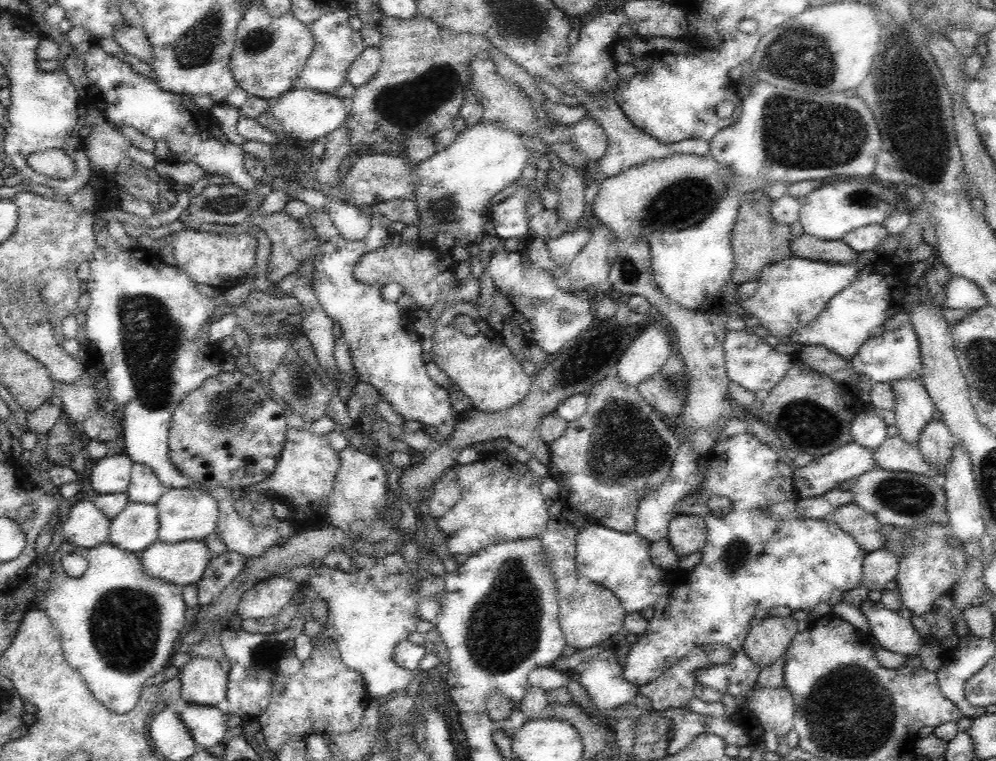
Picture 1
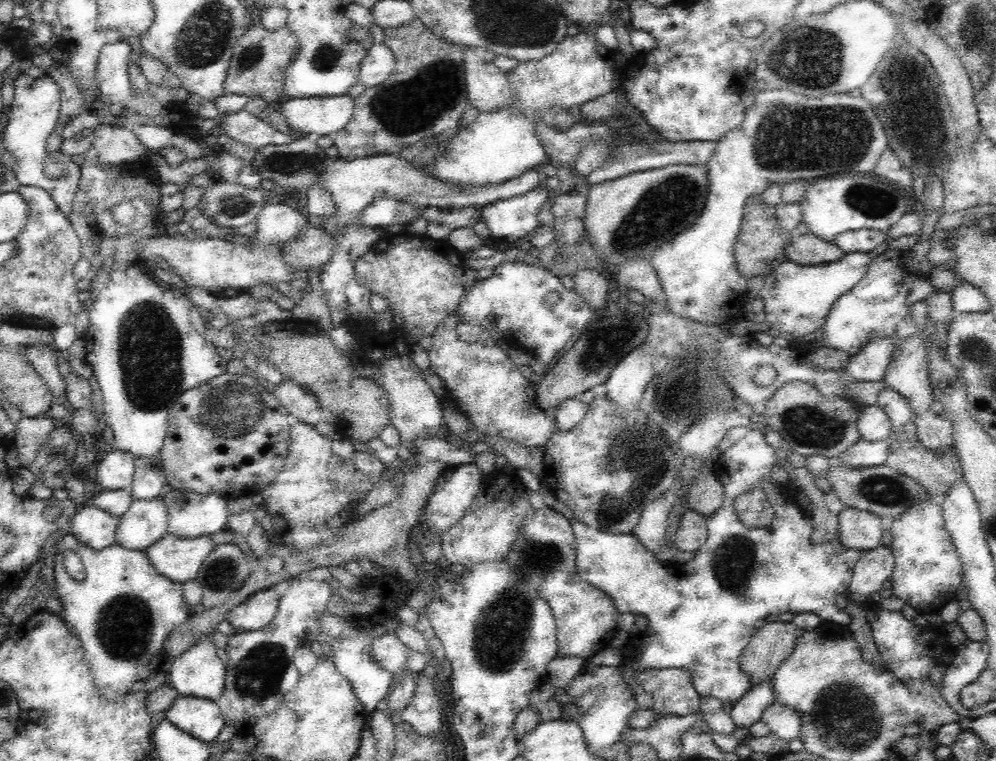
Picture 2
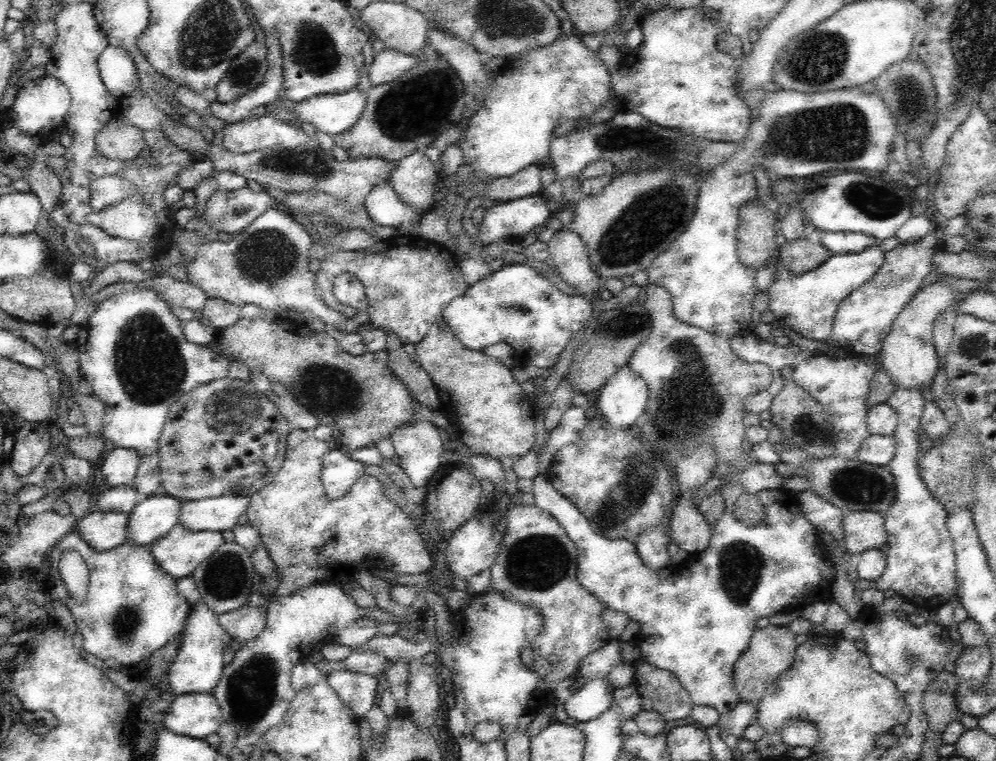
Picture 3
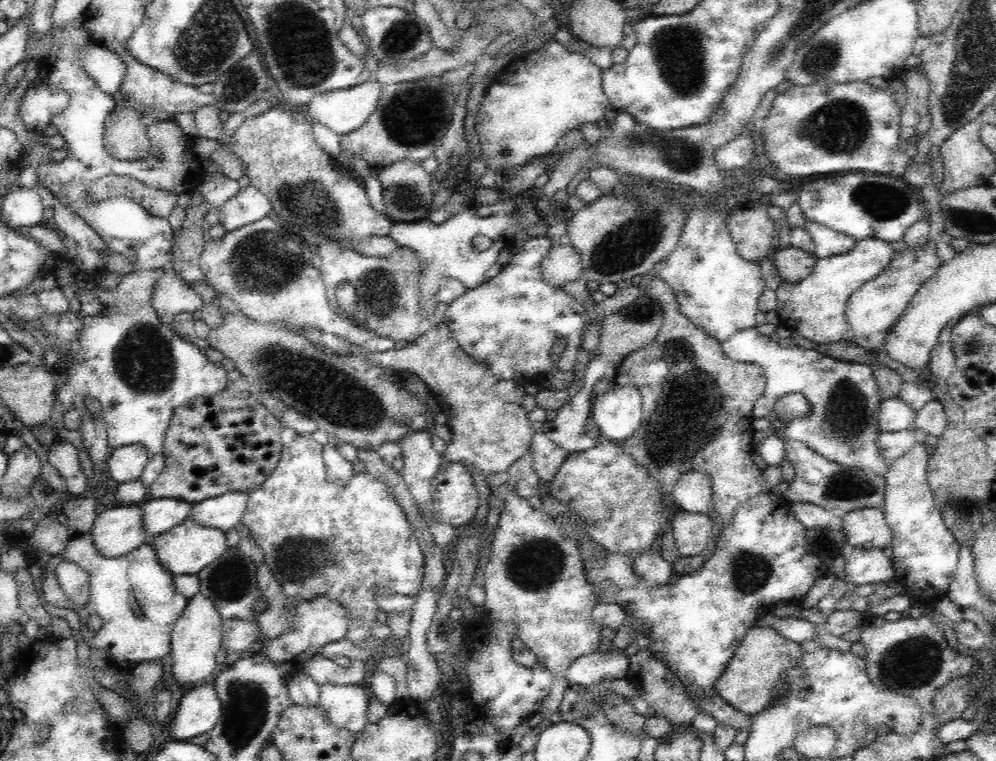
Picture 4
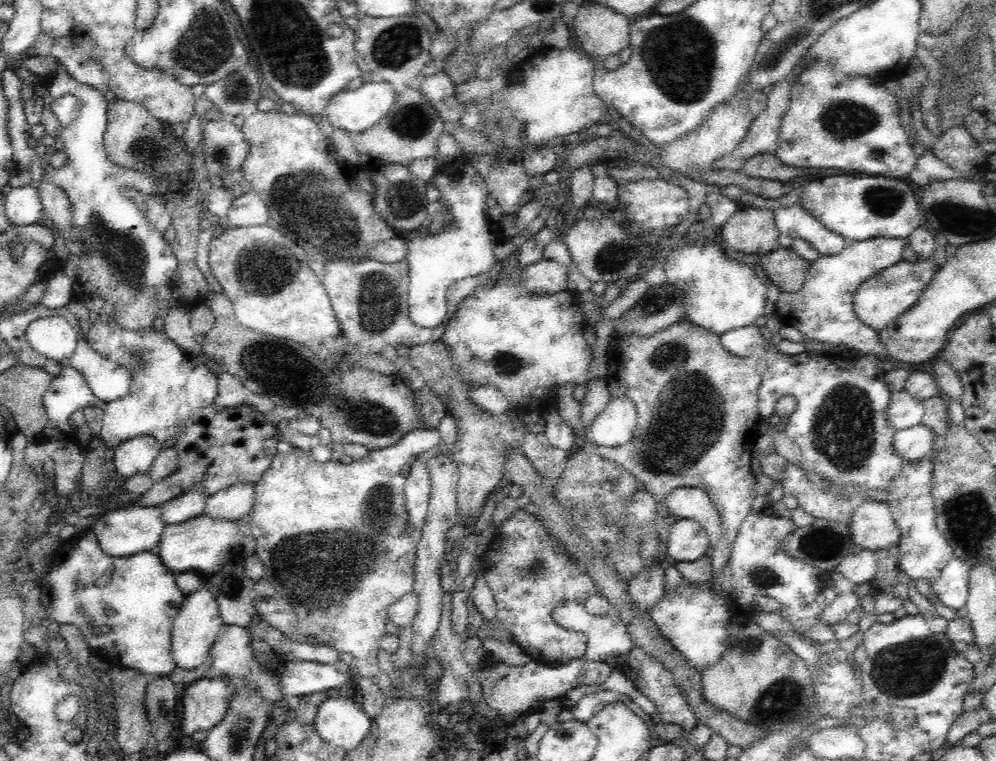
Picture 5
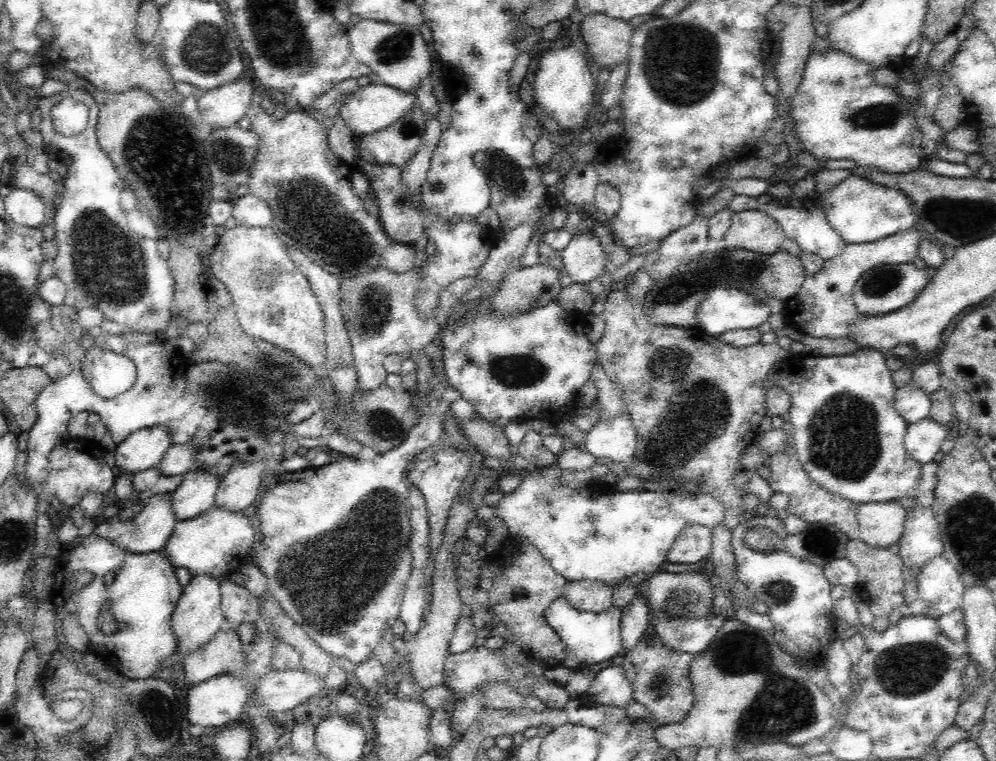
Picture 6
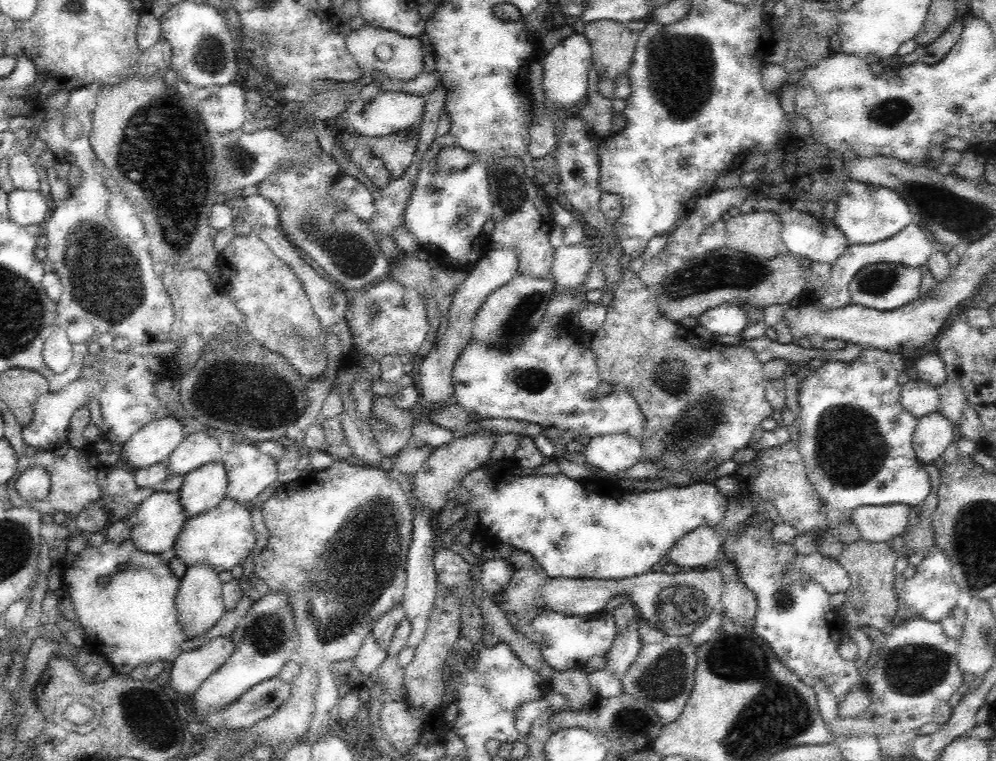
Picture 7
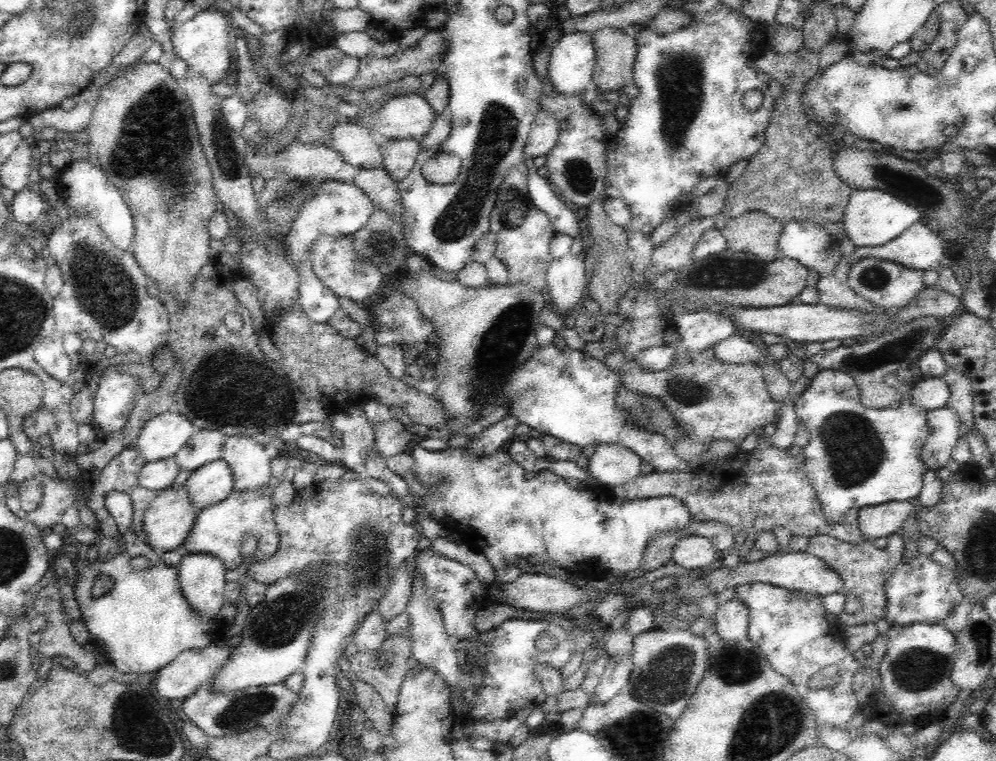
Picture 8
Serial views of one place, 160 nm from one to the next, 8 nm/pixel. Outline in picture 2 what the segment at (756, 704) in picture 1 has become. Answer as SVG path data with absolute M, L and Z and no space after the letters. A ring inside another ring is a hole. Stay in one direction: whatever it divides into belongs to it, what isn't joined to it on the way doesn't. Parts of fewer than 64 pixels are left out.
M774 700L770 706L766 706L766 710L762 712L761 721L770 728L771 733L788 742L800 734L800 715L779 700Z

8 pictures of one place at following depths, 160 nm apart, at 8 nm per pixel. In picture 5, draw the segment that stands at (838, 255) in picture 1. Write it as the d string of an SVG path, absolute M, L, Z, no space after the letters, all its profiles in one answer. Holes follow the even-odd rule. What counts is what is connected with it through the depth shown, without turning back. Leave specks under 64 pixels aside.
M778 246L766 256L758 258L758 264L764 266L766 275L781 292L798 292L804 284L810 263L796 254L791 248Z

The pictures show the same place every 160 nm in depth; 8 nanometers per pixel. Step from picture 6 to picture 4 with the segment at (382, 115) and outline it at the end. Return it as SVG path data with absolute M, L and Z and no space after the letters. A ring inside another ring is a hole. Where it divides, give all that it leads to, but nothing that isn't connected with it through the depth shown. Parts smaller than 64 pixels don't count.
M364 82L364 84L354 85L350 88L337 91L321 92L308 102L308 116L312 122L319 122L327 126L338 135L345 135L356 128L360 128L365 123L366 118L374 112L378 100L380 100L381 86L378 82Z

